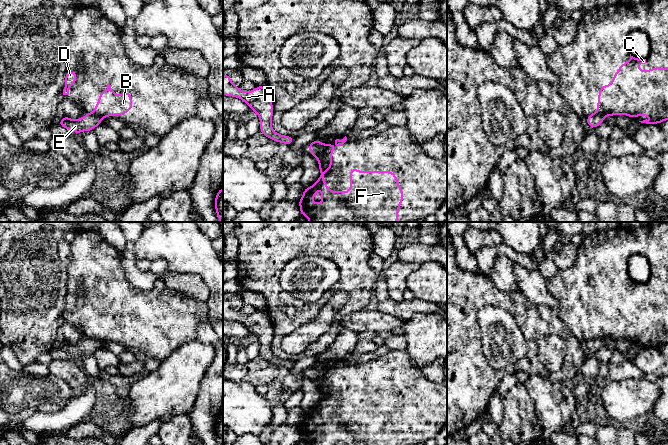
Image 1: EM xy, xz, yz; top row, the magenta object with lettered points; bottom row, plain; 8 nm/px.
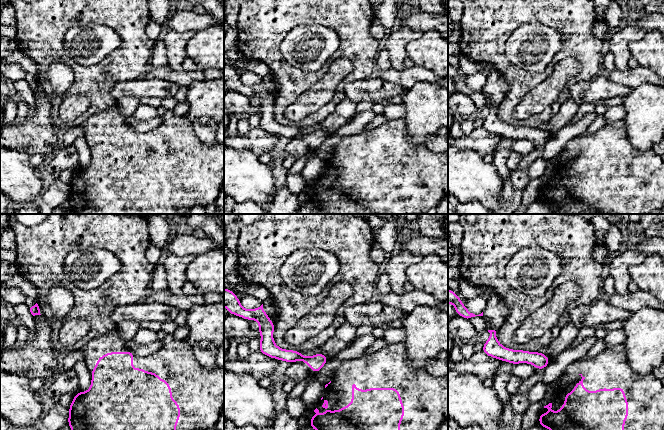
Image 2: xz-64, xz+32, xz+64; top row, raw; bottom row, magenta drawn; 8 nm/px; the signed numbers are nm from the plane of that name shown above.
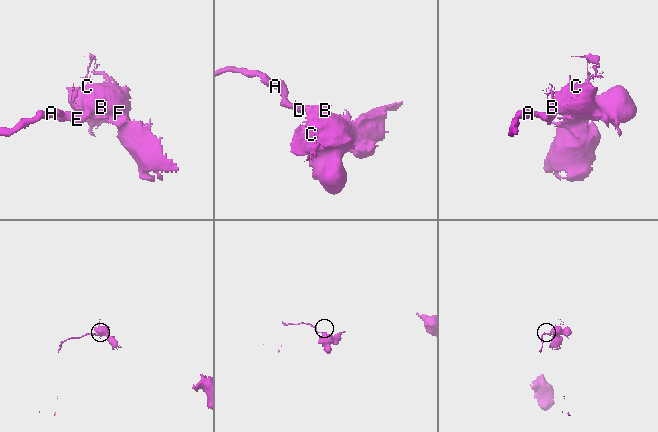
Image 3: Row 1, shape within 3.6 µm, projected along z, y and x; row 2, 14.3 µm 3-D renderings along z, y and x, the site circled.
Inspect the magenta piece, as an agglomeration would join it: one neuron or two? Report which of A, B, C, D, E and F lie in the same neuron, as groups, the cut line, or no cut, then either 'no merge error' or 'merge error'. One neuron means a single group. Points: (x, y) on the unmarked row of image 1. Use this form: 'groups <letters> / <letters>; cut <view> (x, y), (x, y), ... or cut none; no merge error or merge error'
groups A E / B C D F; cut xz (322, 368), (321, 374), (316, 380); merge error

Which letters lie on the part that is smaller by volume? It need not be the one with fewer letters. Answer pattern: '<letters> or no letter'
A, E

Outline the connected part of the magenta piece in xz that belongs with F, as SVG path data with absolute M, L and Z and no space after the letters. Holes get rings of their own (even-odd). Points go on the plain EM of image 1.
M345 360L342 364L336 363L335 368L322 368L321 375L317 380L320 400L318 404L309 412L304 412L303 420L298 425L301 439L308 441L309 445L398 445L395 443L399 439L399 429L403 427L403 413L399 411L398 402L391 395L357 395L355 391L350 392L350 416L329 415L328 408L324 406L324 398L332 392L330 381L334 376L334 370L343 369L347 365ZM322 412L322 428L312 428L312 422L316 420L316 414Z

